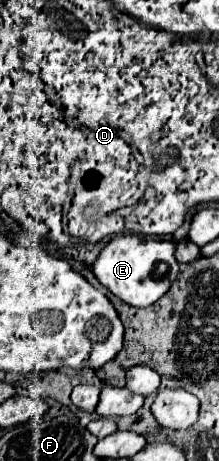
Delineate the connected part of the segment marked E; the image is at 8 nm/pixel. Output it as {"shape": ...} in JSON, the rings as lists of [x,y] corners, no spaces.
{"shape":[[[116,235],[98,255],[92,271],[98,281],[124,303],[132,307],[150,307],[170,289],[172,281],[178,277],[178,261],[174,255],[174,241],[158,241],[142,235]]]}

